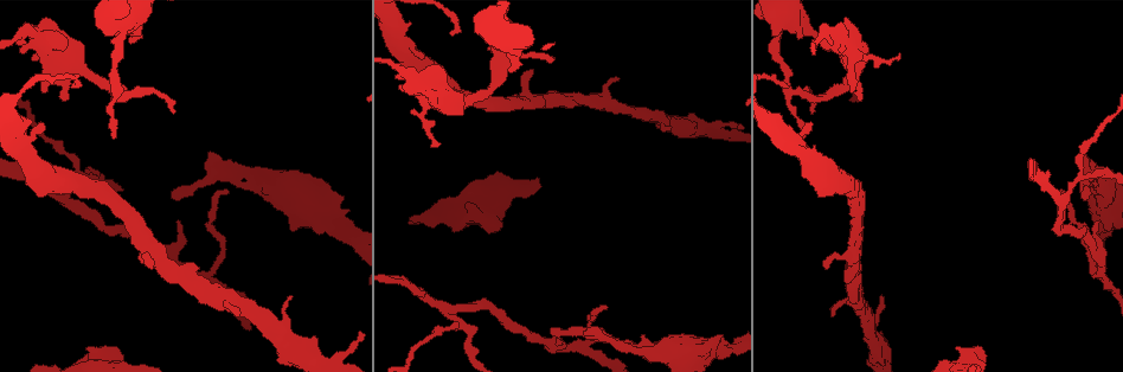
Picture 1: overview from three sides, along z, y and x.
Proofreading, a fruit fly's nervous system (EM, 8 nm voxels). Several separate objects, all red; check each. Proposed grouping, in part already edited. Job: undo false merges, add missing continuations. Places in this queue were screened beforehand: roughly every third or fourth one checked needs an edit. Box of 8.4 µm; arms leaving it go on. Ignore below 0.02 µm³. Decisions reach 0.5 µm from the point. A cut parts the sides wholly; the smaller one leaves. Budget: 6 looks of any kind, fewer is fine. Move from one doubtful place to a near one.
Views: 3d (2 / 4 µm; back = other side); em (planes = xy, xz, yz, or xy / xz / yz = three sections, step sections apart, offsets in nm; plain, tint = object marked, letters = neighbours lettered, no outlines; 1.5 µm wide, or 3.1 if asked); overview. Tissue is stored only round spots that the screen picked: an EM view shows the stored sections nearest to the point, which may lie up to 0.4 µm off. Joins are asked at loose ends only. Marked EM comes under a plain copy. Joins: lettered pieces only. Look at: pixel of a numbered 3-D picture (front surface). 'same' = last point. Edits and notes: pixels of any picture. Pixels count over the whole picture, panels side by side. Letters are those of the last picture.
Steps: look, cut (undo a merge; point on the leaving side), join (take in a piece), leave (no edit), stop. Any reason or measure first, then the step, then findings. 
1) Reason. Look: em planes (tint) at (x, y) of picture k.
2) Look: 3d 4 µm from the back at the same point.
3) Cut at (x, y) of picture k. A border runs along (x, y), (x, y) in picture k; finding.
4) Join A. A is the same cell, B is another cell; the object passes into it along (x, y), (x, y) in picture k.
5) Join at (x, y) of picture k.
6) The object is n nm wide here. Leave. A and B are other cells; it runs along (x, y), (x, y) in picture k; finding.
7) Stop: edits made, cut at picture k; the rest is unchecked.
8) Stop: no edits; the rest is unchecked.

Branch stops here. Look: 3d 4 µm from the back at (209, 155) of picture 1.

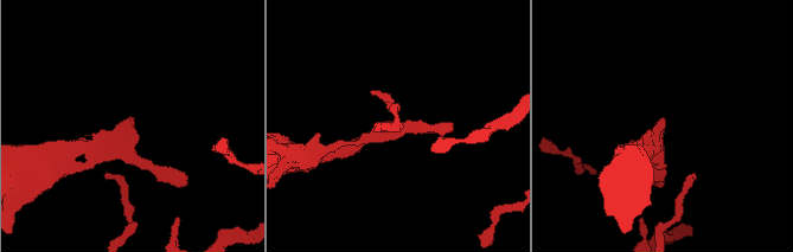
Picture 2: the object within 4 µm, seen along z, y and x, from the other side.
Need the tissue. Look: em planes (tint) at (664, 118) of picture 2.

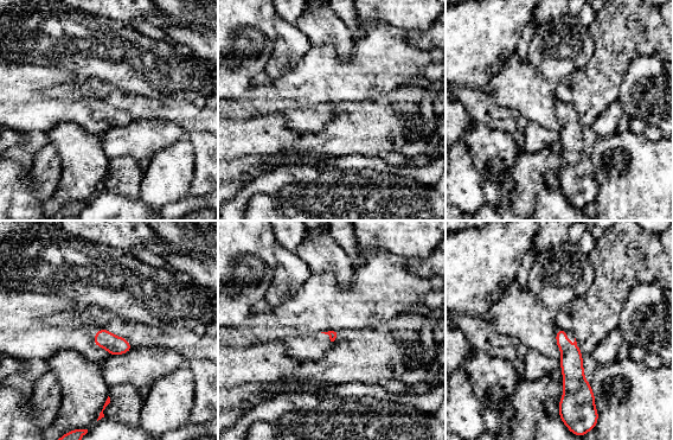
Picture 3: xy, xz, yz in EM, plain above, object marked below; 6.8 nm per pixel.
What lies round it. Look: em planes (letters) at the same point.

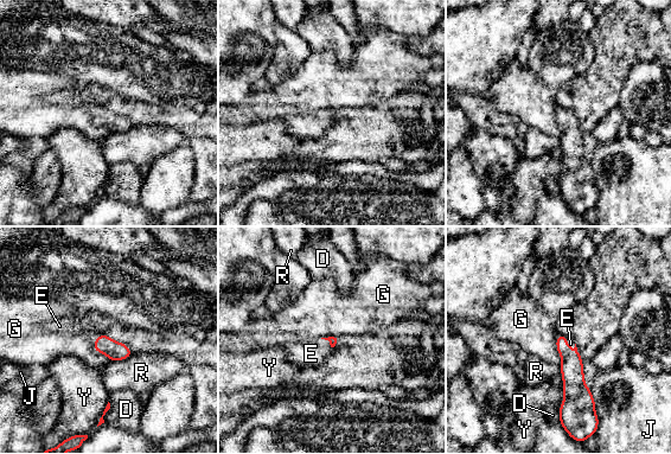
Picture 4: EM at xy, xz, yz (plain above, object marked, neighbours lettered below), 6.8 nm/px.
Join E. E is the same cell, D, G, J, R and Y are other cells; the neuron continues.

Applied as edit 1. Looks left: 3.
An open end. Look: 3d 2 µm from the back at (531, 72) of picture 1.

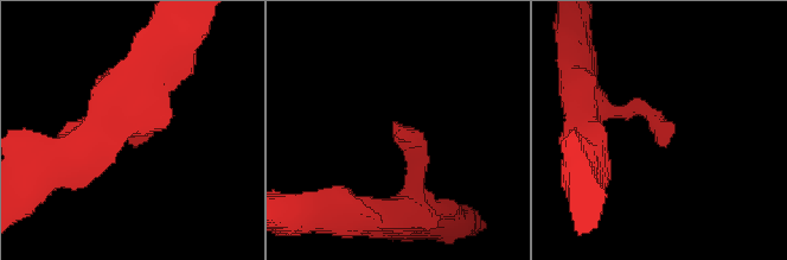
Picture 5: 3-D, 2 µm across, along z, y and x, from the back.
Need the tissue. Look: em xz step 4 (letters) at (131, 143) of picture 5.

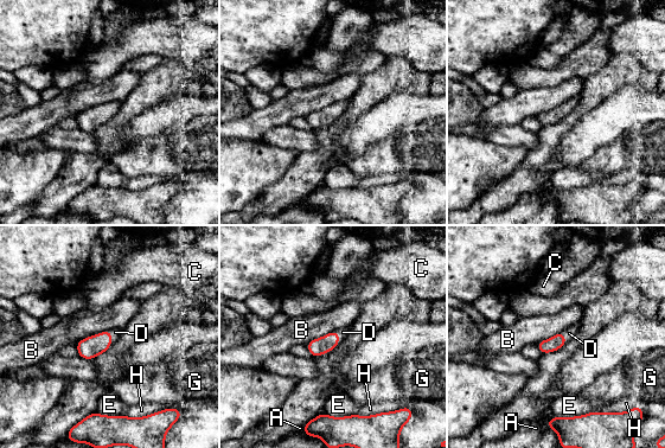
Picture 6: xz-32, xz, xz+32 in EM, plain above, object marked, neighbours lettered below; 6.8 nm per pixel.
Another direction. Look: em planes (letters) at the same point.

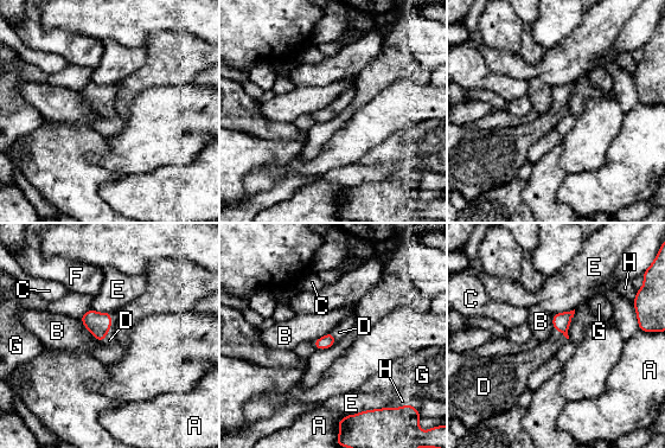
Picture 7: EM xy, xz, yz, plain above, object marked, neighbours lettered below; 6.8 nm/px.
Join D. D is the same cell, A, B, C, E, F, G and H are other cells; the object passes into it along (98, 324), (110, 327), (109, 340) in picture 7; the neuron continues.

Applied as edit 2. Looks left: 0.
Stop: edits made, join at picture 4, join at picture 7; the rest is unchecked.

